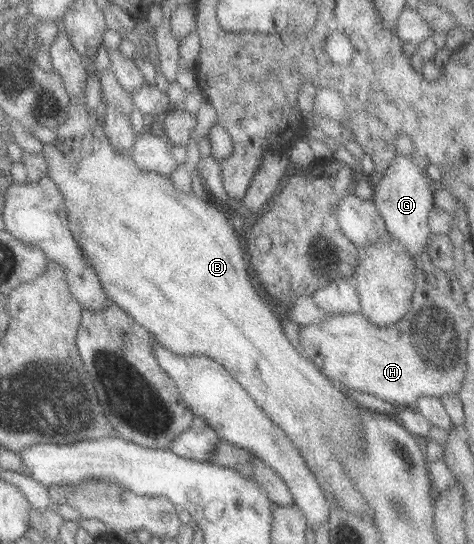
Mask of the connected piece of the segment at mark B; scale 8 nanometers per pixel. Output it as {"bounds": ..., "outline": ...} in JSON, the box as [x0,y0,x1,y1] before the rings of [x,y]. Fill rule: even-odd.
{"bounds":[40,28,371,520],"outline":[[[60,28],[47,50],[51,70],[60,76],[71,100],[64,124],[53,129],[56,143],[43,144],[40,157],[46,163],[46,177],[62,196],[73,239],[82,256],[89,260],[107,301],[148,331],[162,348],[180,356],[205,356],[220,364],[270,422],[288,437],[322,492],[330,493],[341,509],[371,520],[371,510],[345,476],[340,459],[333,454],[334,447],[340,447],[348,456],[361,453],[356,405],[345,394],[340,394],[337,385],[326,380],[308,358],[301,357],[282,334],[278,318],[258,296],[248,278],[250,273],[246,274],[245,252],[236,238],[232,218],[226,218],[230,215],[222,212],[221,207],[210,199],[195,197],[191,191],[183,193],[176,190],[169,177],[136,169],[130,154],[116,153],[104,136],[103,128],[96,123],[95,113],[89,116],[86,104],[83,104],[83,90],[88,76],[79,54]]]}

